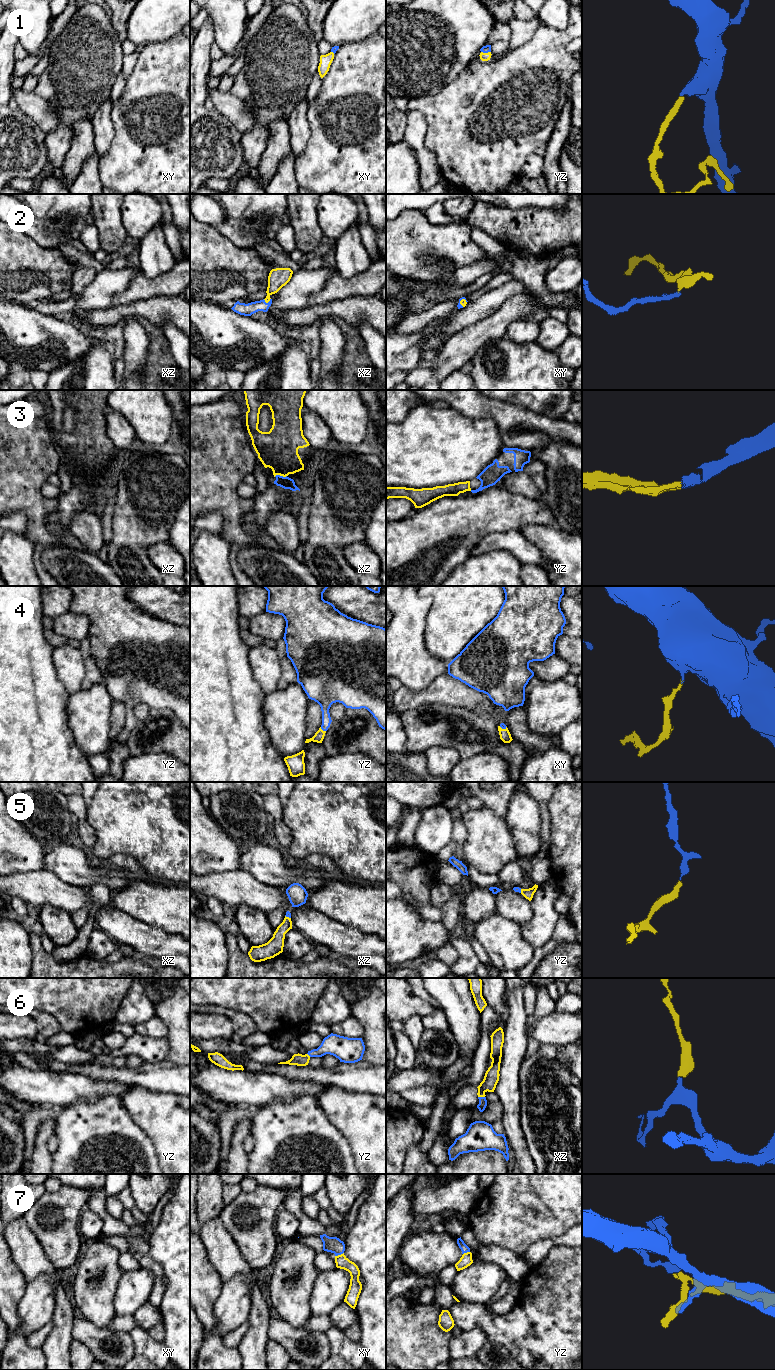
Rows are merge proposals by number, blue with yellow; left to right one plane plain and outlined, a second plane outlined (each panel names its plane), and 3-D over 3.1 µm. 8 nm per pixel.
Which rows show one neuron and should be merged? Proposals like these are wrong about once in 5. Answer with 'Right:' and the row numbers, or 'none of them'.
Right: 1, 2, 3, 4, 5, 6, 7

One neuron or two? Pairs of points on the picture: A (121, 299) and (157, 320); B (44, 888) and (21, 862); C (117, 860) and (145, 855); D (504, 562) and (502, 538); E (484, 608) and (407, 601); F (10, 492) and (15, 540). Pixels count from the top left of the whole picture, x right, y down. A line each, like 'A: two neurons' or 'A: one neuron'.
A: two neurons
B: two neurons
C: two neurons
D: two neurons
E: two neurons
F: two neurons

